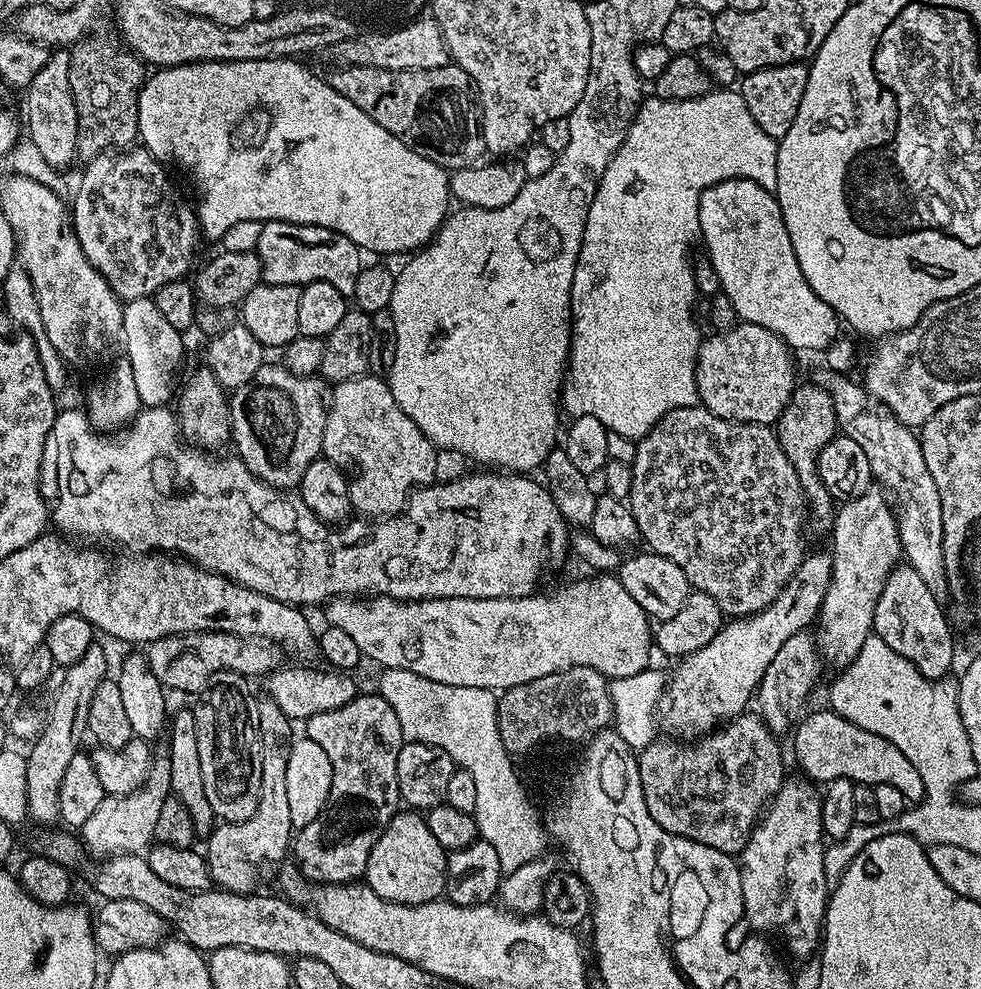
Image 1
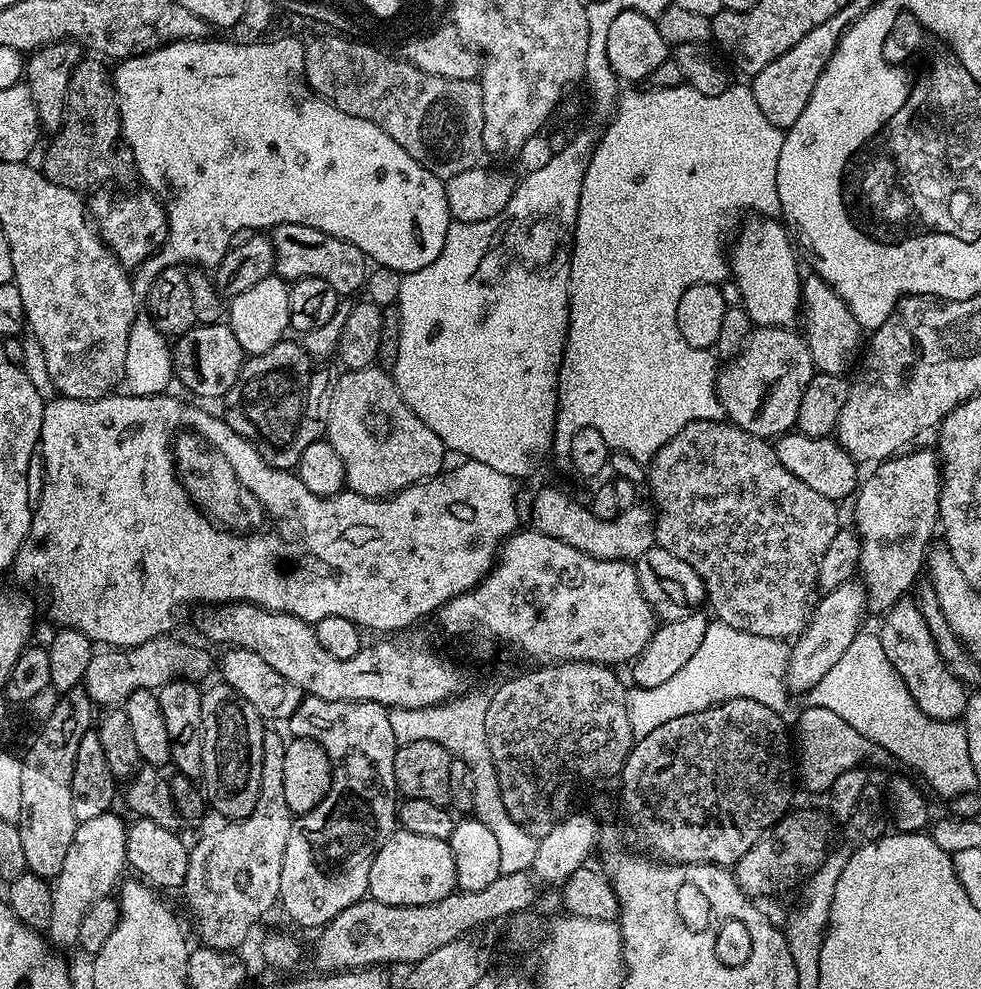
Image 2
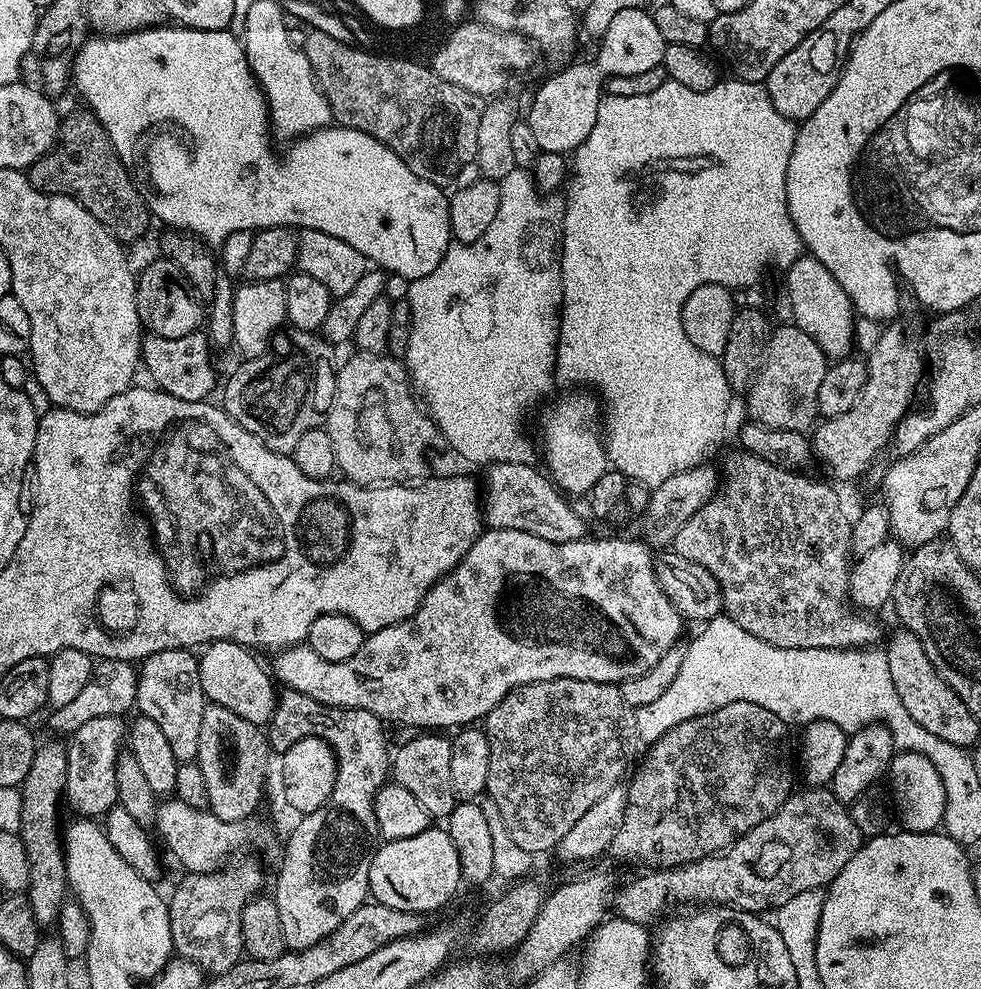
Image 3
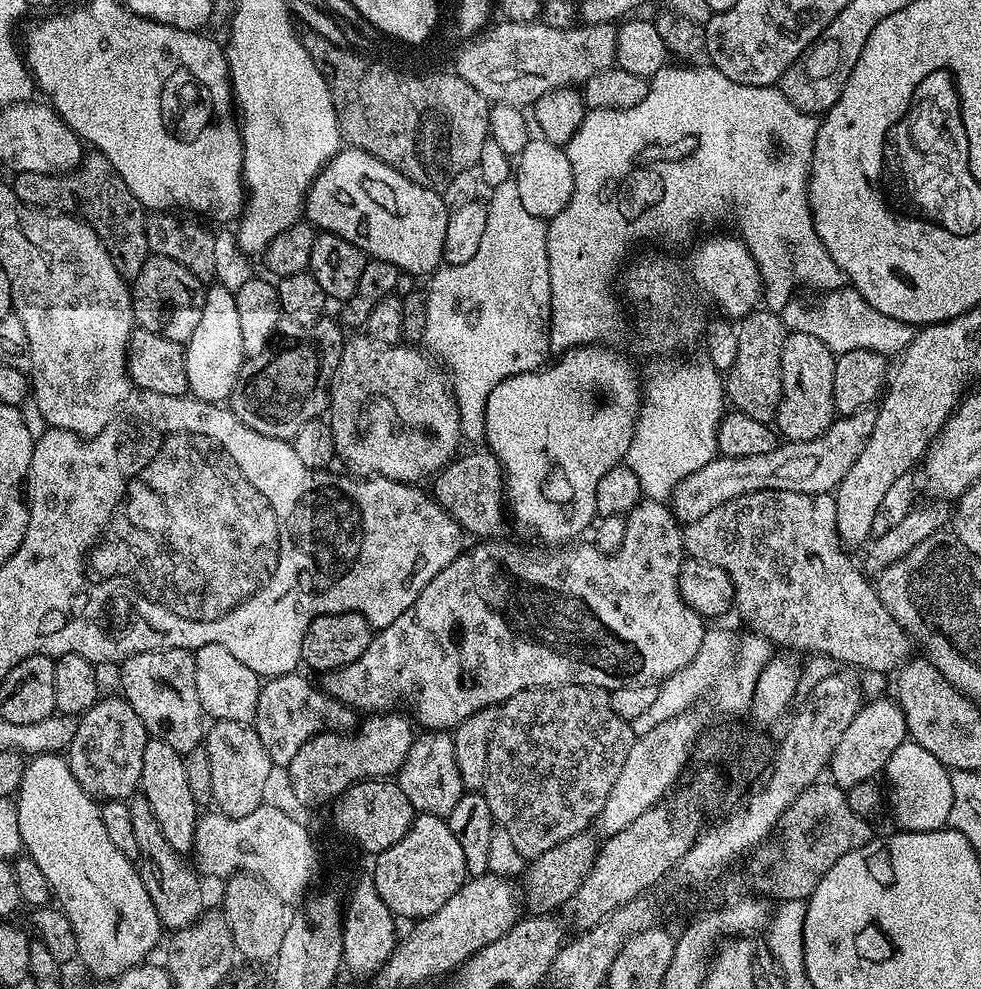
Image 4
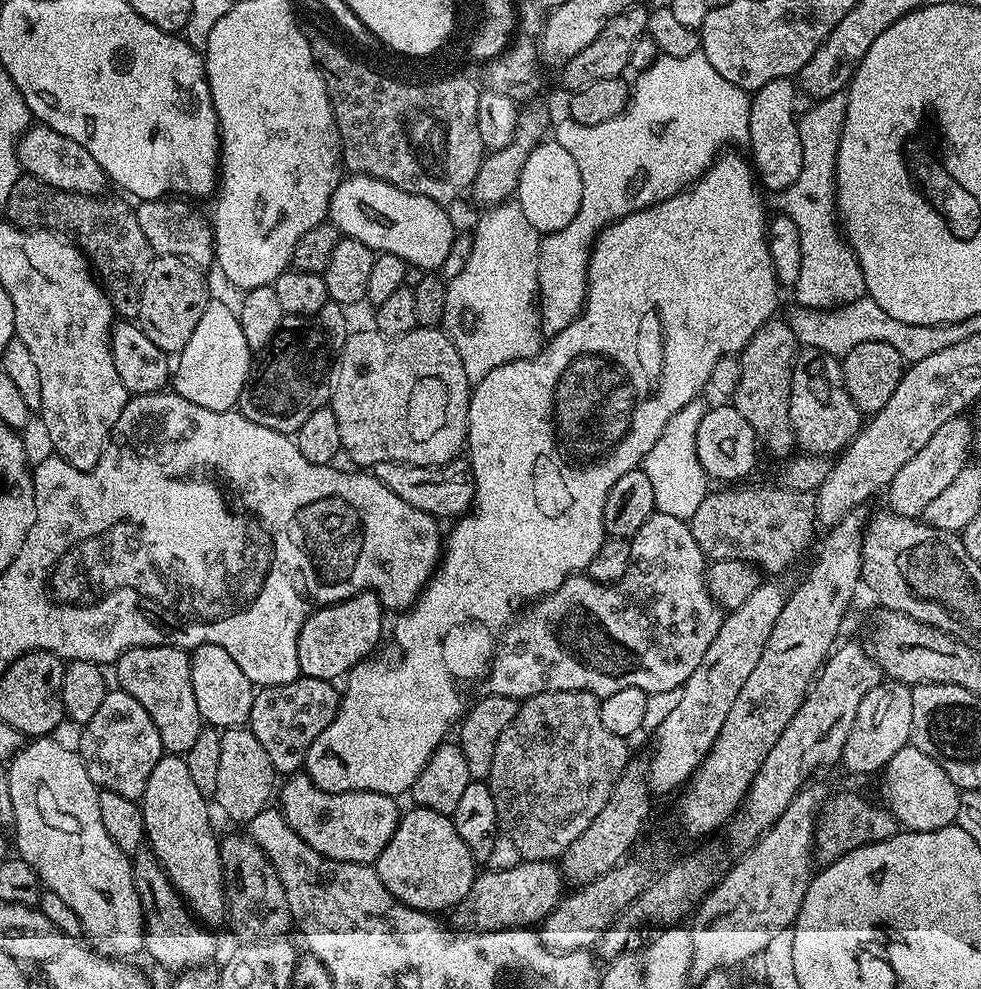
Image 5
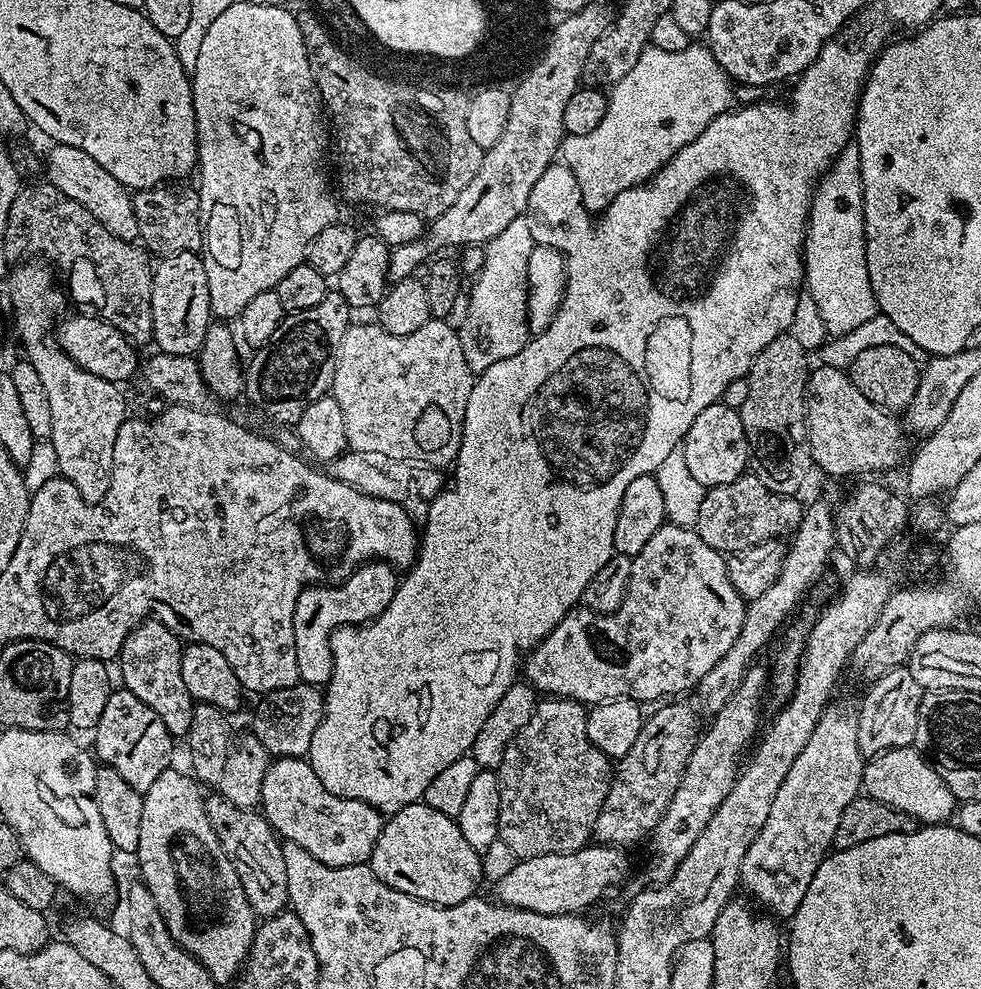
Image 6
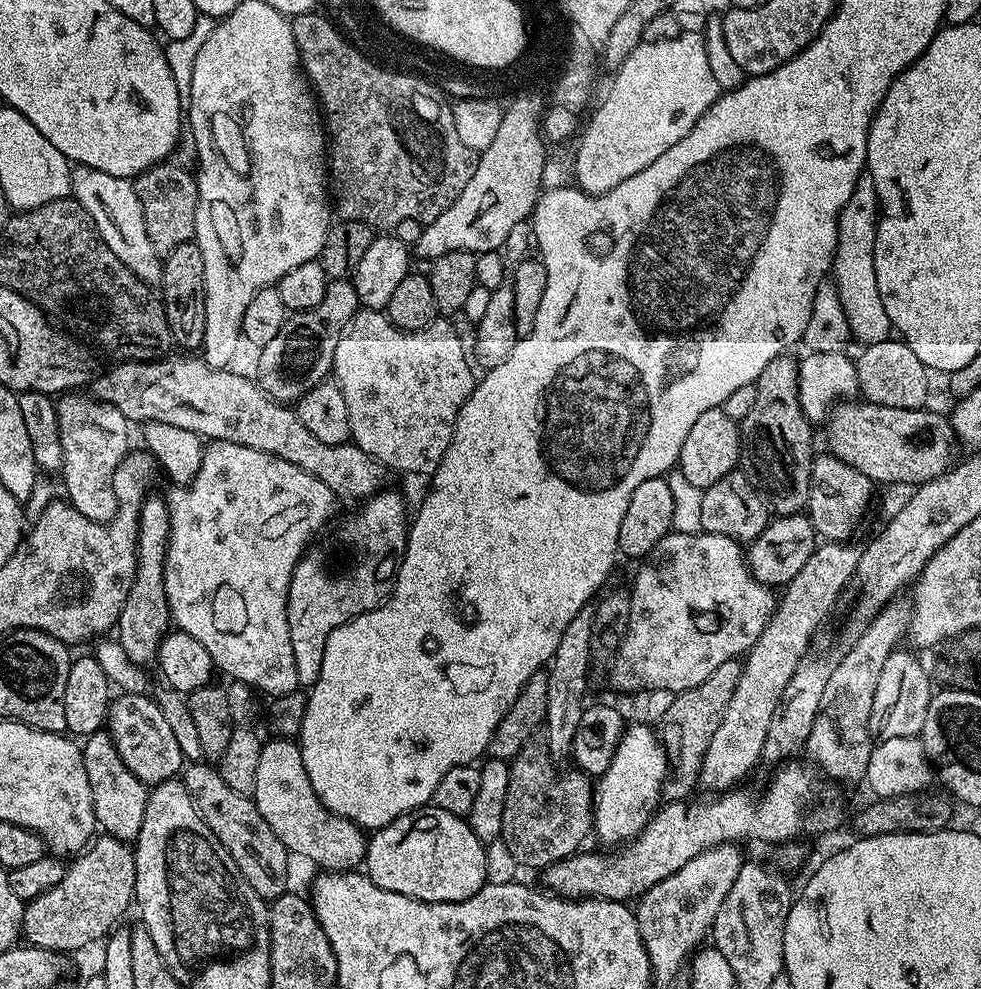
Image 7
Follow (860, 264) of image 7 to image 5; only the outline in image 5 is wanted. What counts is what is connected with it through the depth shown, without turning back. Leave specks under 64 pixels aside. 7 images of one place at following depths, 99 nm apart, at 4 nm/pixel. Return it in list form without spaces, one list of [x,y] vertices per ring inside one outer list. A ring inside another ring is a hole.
[[[847,91],[817,100],[809,112],[798,116],[804,165],[797,180],[779,193],[780,208],[792,219],[800,235],[800,277],[796,280],[797,305],[830,309],[866,296],[858,258],[845,240],[836,210],[836,151],[846,118]]]

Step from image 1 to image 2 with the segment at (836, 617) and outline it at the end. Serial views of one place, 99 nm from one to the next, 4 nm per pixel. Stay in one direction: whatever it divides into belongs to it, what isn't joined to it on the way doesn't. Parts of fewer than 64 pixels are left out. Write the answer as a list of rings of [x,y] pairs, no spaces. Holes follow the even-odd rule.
[[[907,452],[877,463],[871,469],[872,477],[859,485],[854,496],[854,530],[861,538],[858,576],[866,589],[869,613],[883,614],[905,599],[904,591],[915,582],[919,572],[921,575],[930,540],[938,532],[940,462],[937,453]]]

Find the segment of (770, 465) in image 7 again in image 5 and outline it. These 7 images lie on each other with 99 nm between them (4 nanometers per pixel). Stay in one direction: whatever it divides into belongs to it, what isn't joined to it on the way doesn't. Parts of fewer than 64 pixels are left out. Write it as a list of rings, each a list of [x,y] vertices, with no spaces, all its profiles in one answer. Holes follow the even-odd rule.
[[[780,318],[767,320],[738,354],[741,377],[736,392],[730,397],[738,414],[754,426],[763,451],[765,448],[779,458],[791,457],[797,447],[796,435],[790,426],[790,382],[797,351],[798,343],[789,324]]]

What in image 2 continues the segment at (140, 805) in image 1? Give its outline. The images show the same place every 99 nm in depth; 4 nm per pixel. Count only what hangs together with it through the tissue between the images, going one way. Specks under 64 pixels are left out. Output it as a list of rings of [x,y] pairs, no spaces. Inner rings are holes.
[[[110,810],[79,823],[64,858],[62,870],[51,887],[52,912],[46,931],[51,945],[62,948],[75,947],[78,929],[82,924],[82,918],[86,916],[86,911],[90,910],[94,903],[109,897],[117,887],[121,879],[120,874],[125,872],[127,867],[126,832],[125,820]]]

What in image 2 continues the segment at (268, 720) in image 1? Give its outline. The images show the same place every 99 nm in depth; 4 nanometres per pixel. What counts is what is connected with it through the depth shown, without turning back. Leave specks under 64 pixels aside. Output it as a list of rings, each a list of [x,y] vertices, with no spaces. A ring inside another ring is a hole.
[[[272,730],[265,731],[262,738],[262,778],[258,782],[258,802],[254,802],[254,810],[250,810],[250,814],[246,818],[235,822],[225,823],[225,828],[216,828],[213,832],[208,832],[195,845],[191,845],[188,854],[188,865],[186,866],[186,878],[184,879],[184,887],[182,895],[184,900],[188,903],[188,908],[192,911],[192,916],[196,919],[196,932],[200,935],[199,943],[206,948],[213,948],[219,952],[231,952],[239,949],[239,944],[247,938],[252,932],[252,924],[256,924],[268,911],[273,907],[277,907],[280,899],[280,887],[282,886],[282,858],[286,854],[286,841],[290,839],[290,830],[292,829],[292,821],[294,814],[290,810],[290,806],[286,806],[286,750],[288,744],[285,737]]]

